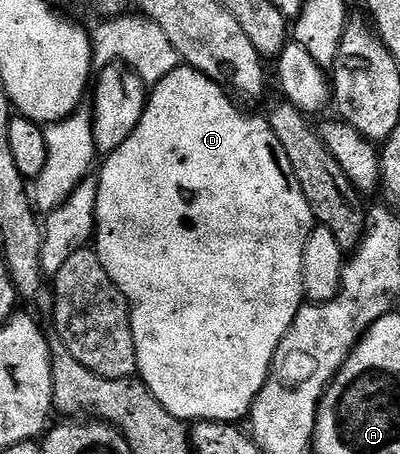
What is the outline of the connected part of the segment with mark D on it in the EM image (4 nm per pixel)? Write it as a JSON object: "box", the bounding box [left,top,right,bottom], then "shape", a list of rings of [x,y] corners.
{"box":[95,64,315,424],"shape":[[[184,64],[163,76],[163,80],[159,80],[148,91],[148,103],[138,126],[123,144],[100,163],[95,249],[103,268],[107,268],[107,276],[111,276],[119,292],[123,292],[129,302],[137,353],[137,374],[145,387],[157,397],[157,402],[163,404],[167,412],[182,420],[193,418],[202,422],[237,424],[240,418],[250,417],[253,402],[269,379],[275,352],[306,301],[303,252],[315,219],[303,188],[299,188],[299,180],[295,180],[295,168],[291,168],[291,160],[287,160],[287,152],[283,152],[283,144],[269,126],[268,117],[244,114],[225,94],[228,94],[226,87]]]}

